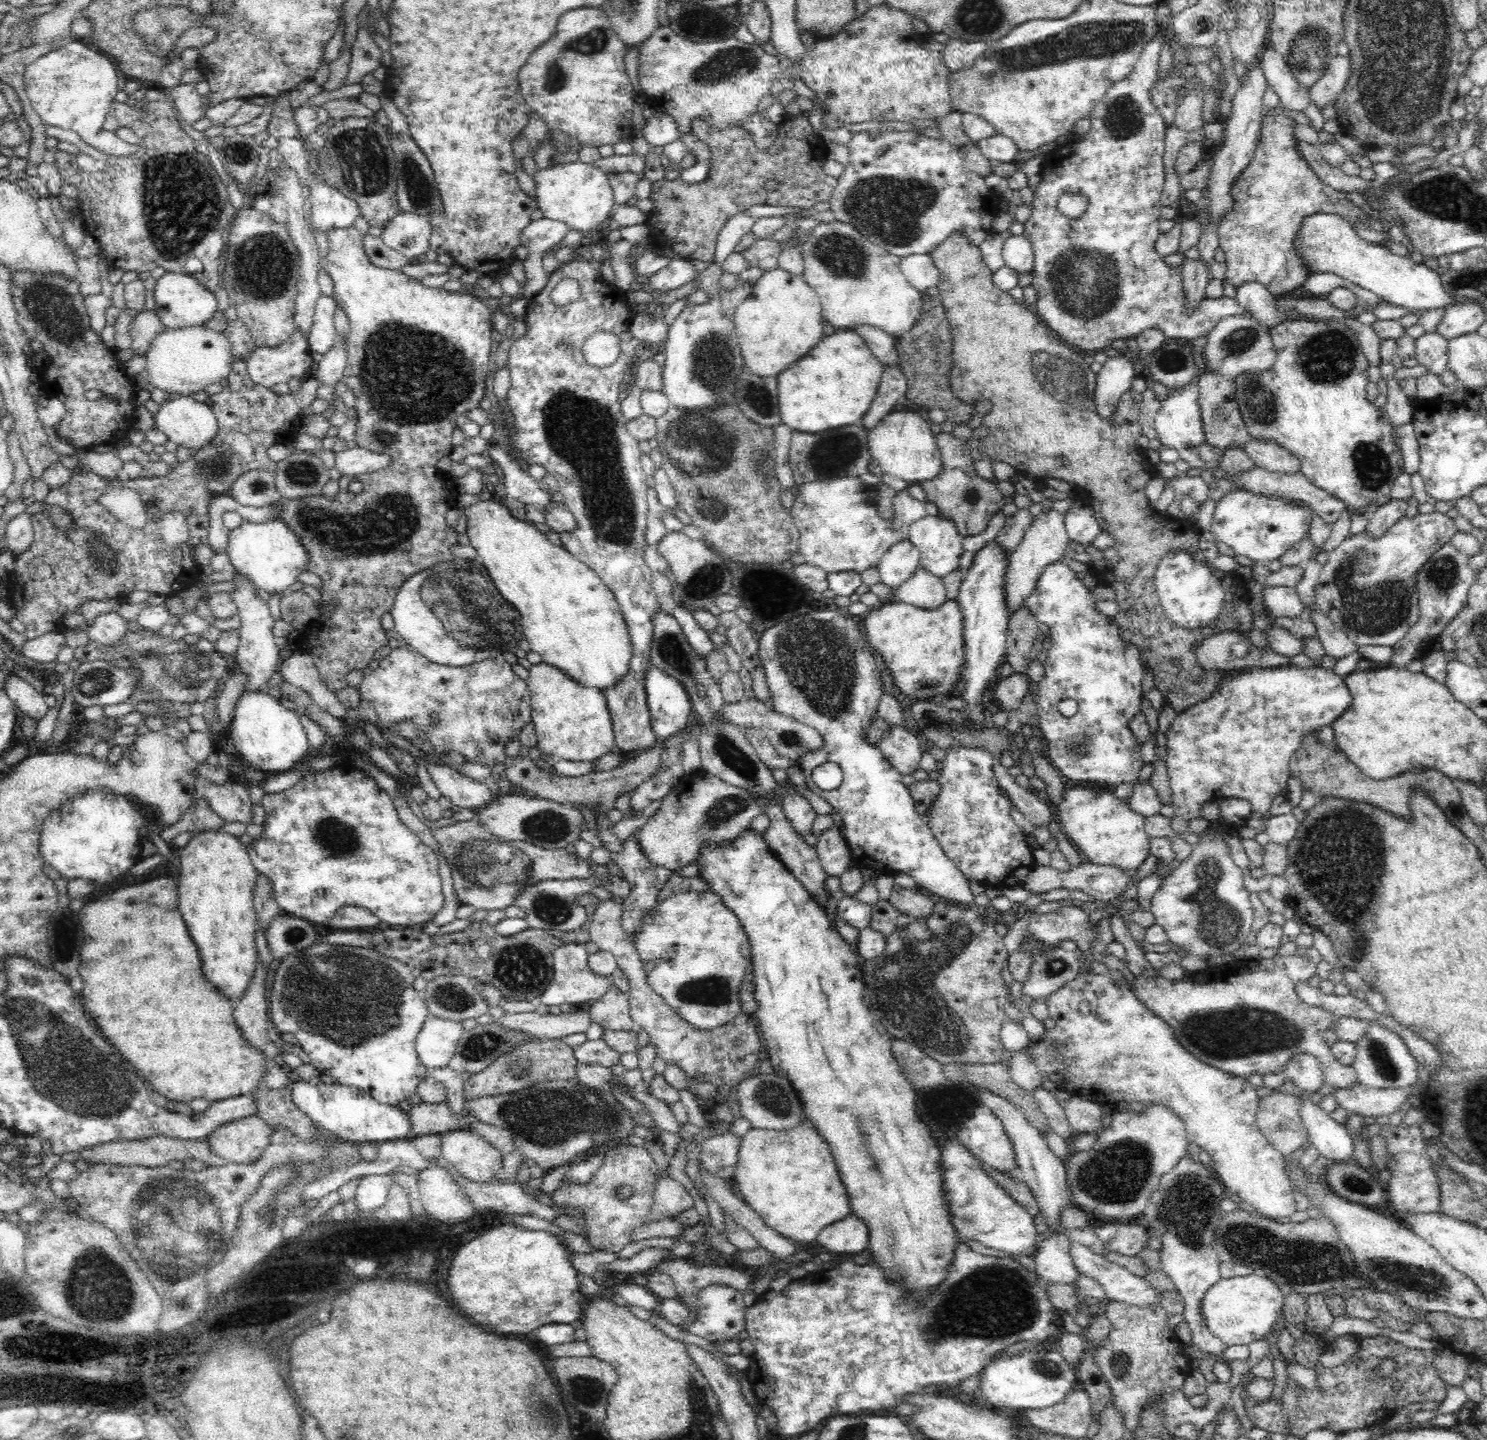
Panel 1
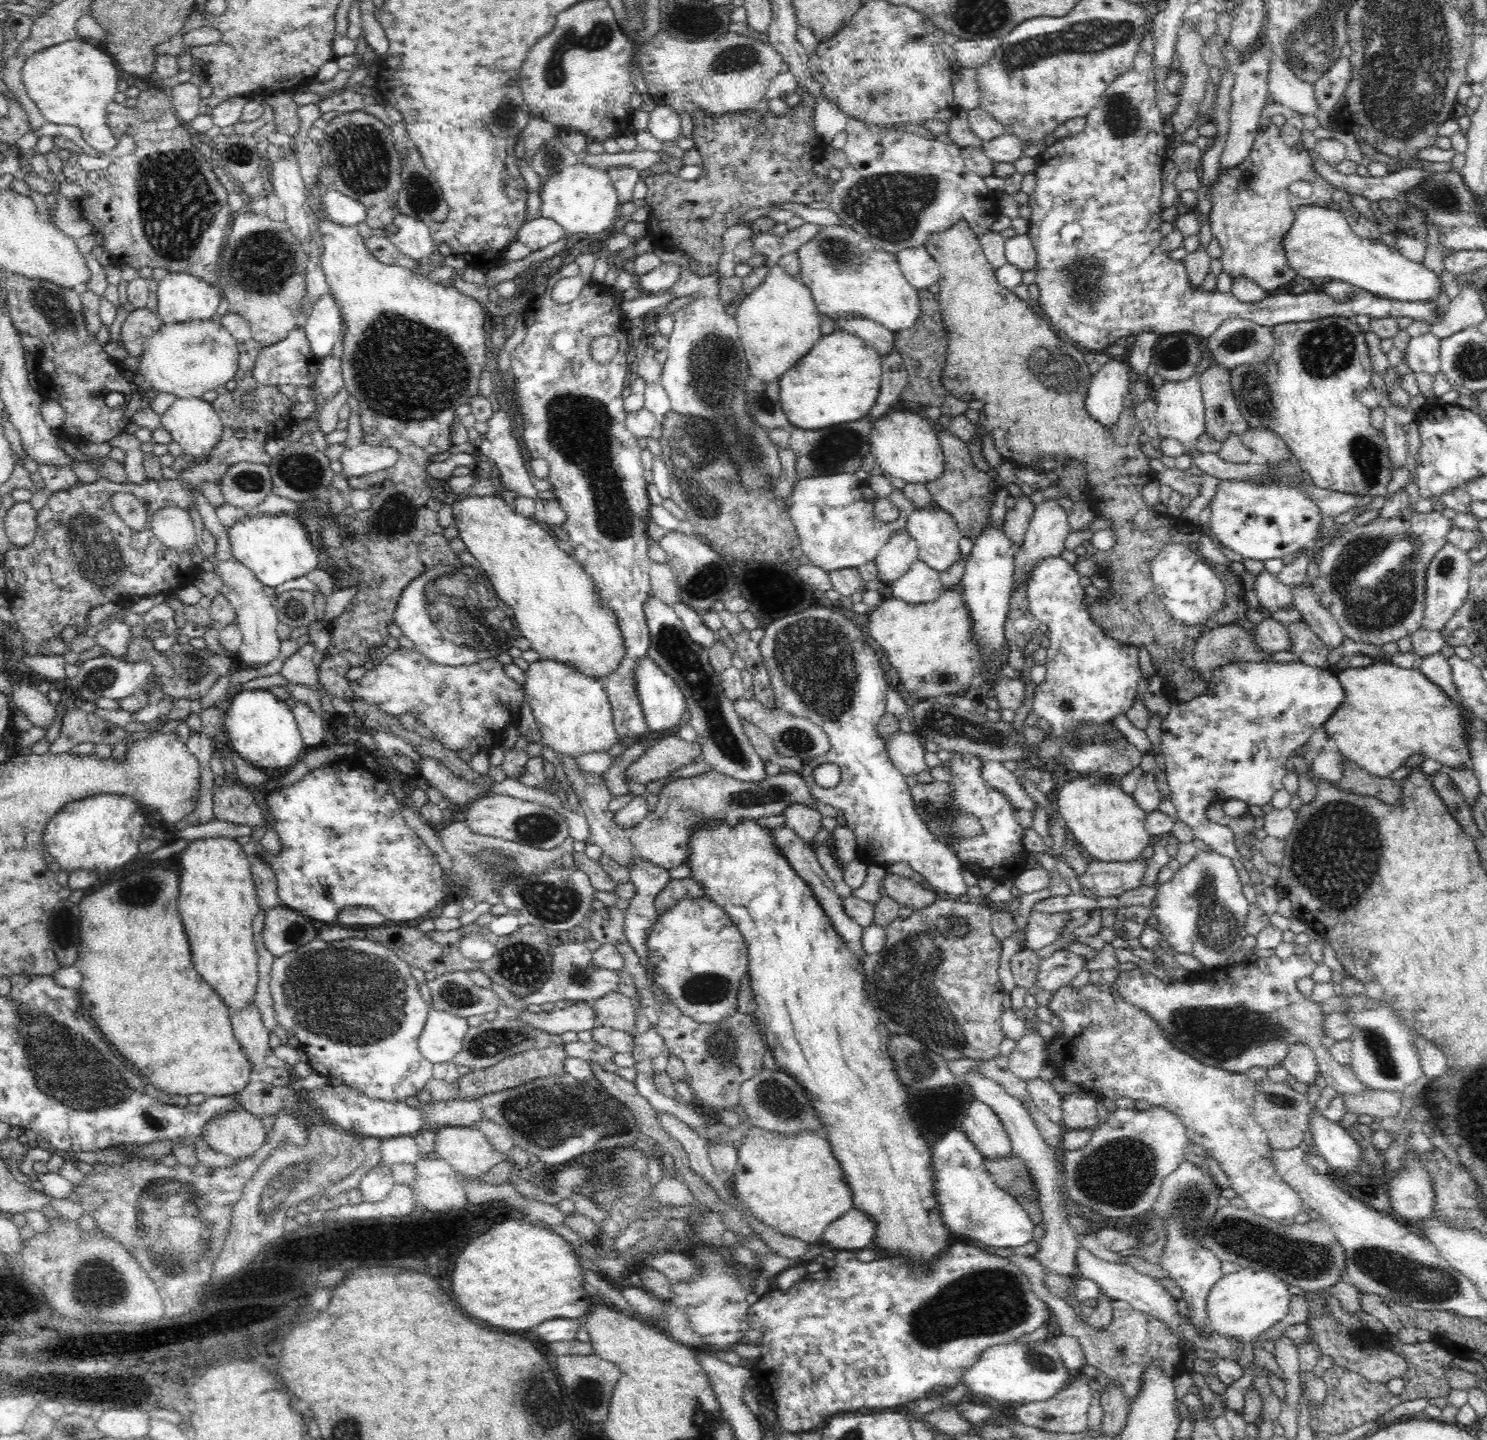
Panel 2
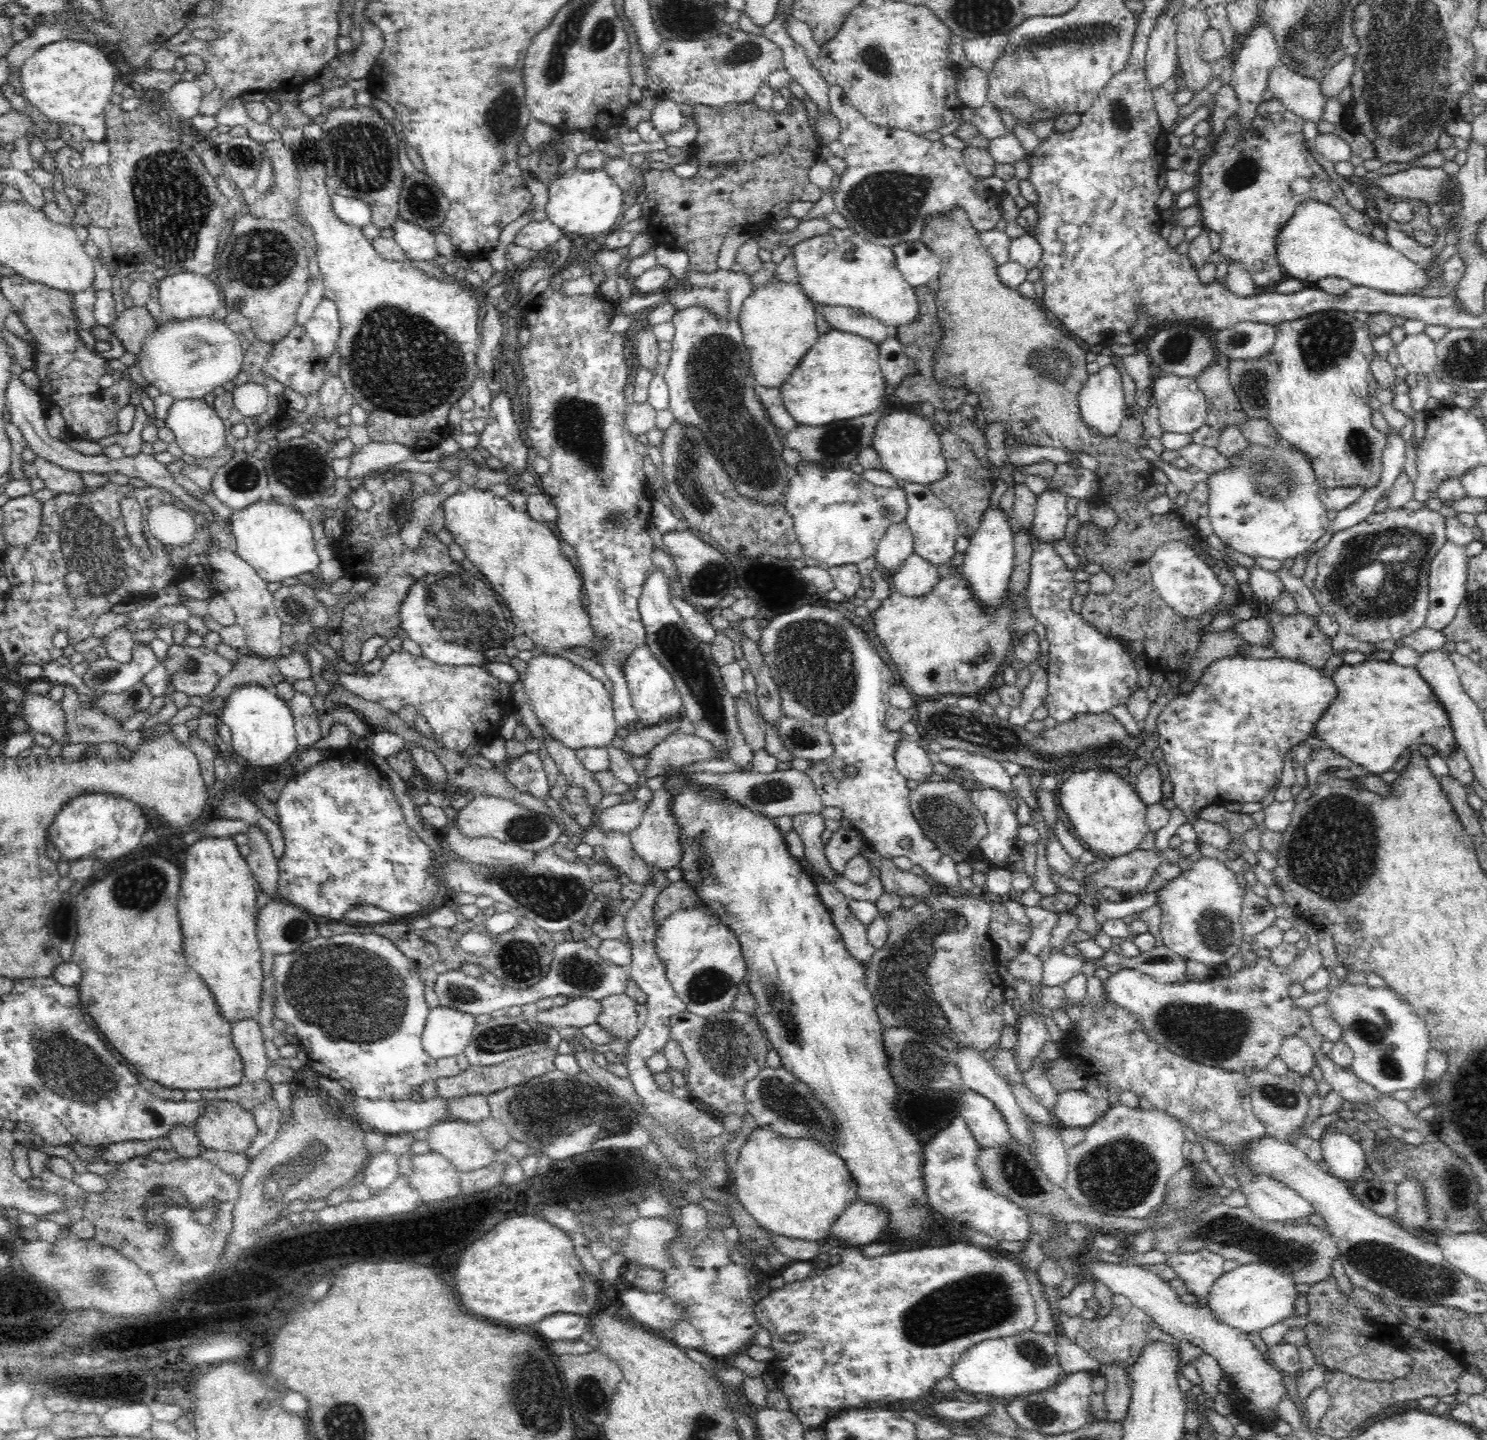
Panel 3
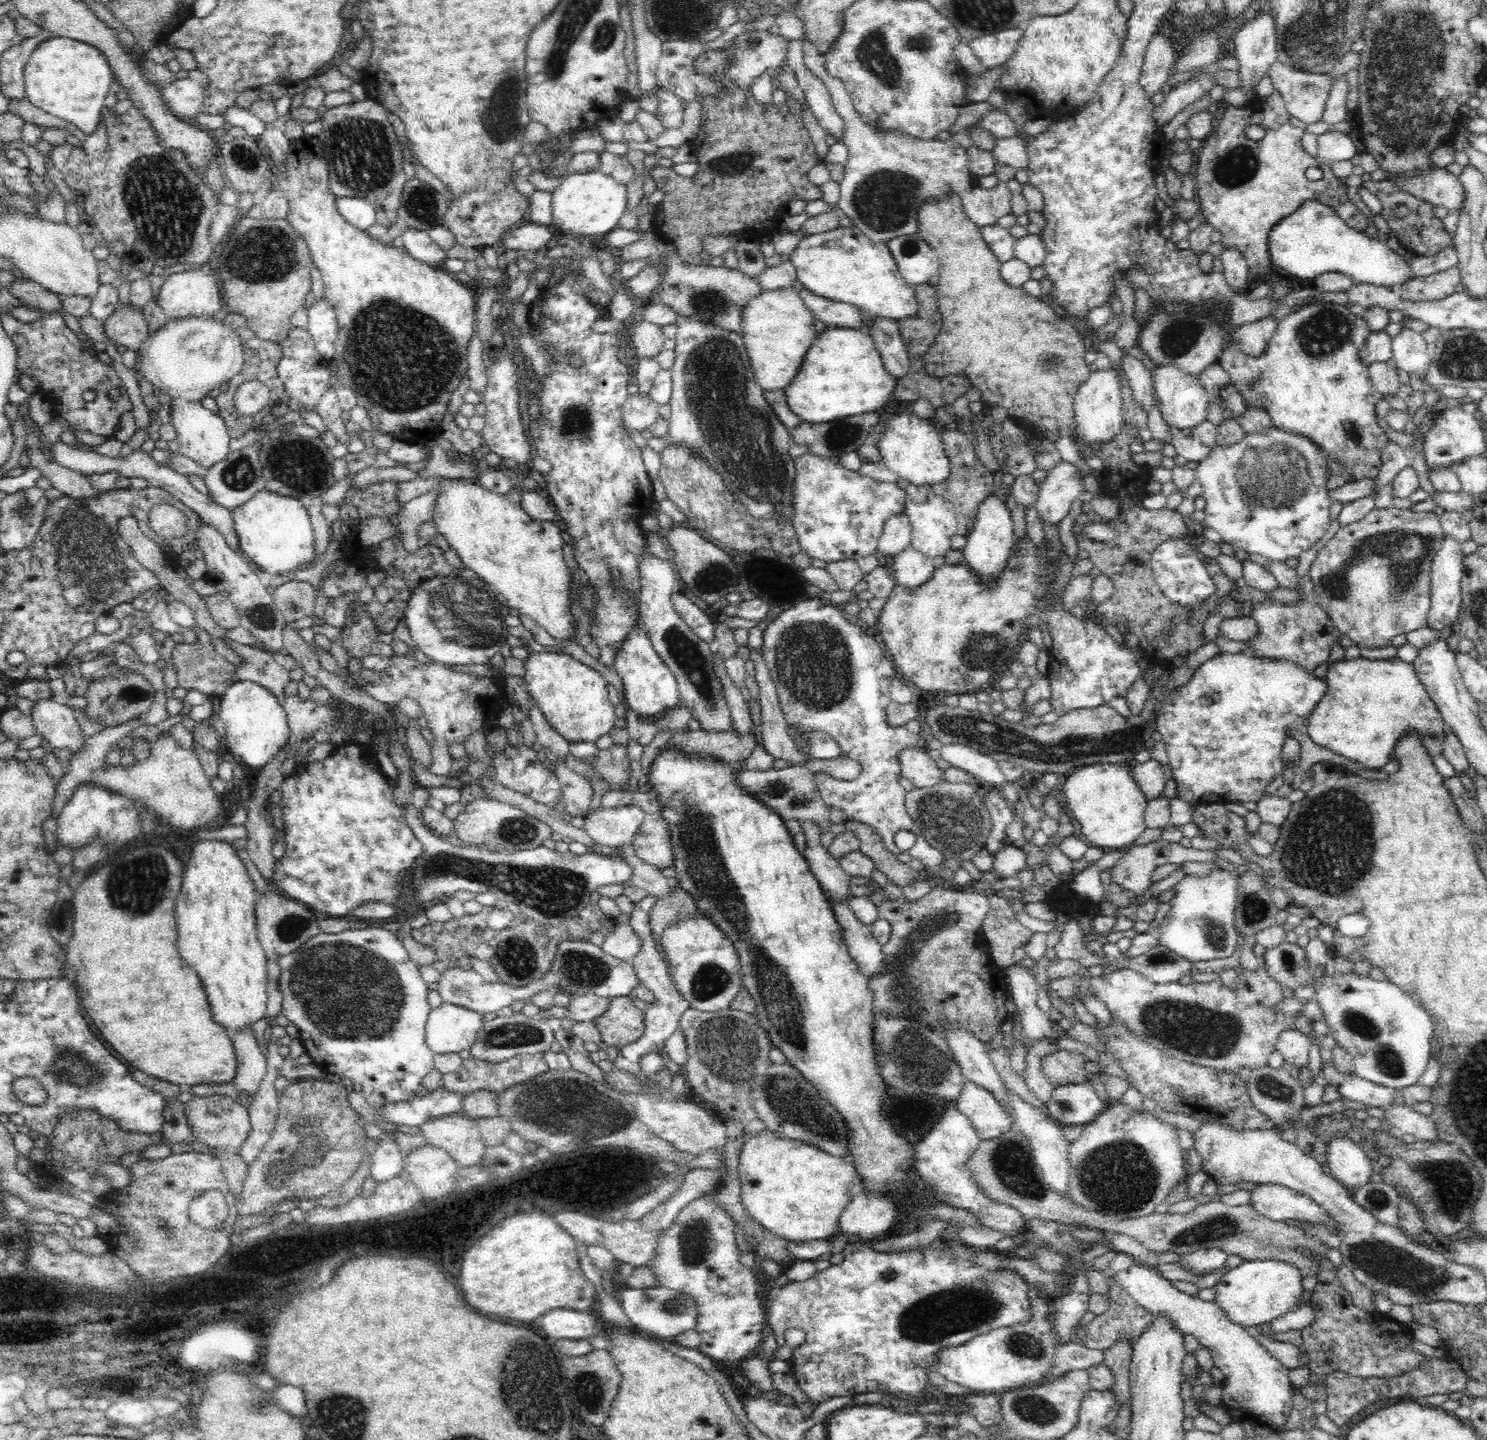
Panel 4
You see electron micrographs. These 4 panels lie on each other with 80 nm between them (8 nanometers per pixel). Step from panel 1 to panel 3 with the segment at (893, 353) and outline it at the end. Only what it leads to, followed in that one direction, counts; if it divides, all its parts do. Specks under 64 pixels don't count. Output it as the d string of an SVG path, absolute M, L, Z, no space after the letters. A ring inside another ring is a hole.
M820 303L813 305L815 310L822 313L824 320L832 326L832 329L860 335L872 340L878 346L890 333L888 330L891 328L870 315L864 315L856 308L820 305Z

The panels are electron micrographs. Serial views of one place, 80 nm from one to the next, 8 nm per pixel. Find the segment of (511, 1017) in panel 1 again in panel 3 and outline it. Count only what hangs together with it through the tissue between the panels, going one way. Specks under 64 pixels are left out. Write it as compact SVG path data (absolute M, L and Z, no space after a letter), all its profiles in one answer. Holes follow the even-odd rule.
M592 998L569 999L565 1006L553 1006L550 1010L539 1011L536 1021L560 1031L567 1026L575 1026L577 1030L583 1026L594 1024L603 1007L600 1001Z

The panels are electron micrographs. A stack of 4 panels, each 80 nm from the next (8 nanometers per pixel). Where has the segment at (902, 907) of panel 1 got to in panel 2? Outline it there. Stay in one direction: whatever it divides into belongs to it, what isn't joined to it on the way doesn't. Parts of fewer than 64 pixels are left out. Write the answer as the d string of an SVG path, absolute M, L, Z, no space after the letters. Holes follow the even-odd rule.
M885 871L882 877L881 886L892 899L896 899L900 906L912 906L913 910L926 908L934 902L933 889L924 888L910 877L899 876Z

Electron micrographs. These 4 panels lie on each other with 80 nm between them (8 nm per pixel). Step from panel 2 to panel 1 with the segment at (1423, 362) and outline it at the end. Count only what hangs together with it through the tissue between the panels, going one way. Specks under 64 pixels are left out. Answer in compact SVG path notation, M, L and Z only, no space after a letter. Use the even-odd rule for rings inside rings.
M1437 331L1425 332L1422 336L1415 338L1415 356L1410 362L1412 371L1424 370L1437 375L1444 372L1447 369L1448 341L1448 338L1444 338Z

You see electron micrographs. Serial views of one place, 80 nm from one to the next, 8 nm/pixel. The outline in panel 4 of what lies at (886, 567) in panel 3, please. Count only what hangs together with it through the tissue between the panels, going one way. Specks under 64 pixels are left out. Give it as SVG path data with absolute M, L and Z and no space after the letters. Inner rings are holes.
M900 512L898 516L890 516L888 520L886 520L886 524L884 524L883 534L877 544L877 549L881 551L881 553L885 553L886 555L892 556L892 559L888 560L889 562L893 560L893 558L905 547L911 544L912 536L911 536L911 525L908 519L908 516L905 512Z

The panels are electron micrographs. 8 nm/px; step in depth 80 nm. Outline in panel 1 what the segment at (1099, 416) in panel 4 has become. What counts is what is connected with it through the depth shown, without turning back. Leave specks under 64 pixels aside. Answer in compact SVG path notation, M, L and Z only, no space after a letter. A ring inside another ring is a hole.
M1131 354L1108 357L1097 373L1093 401L1102 418L1108 420L1114 414L1122 394L1130 389L1137 373L1134 361Z

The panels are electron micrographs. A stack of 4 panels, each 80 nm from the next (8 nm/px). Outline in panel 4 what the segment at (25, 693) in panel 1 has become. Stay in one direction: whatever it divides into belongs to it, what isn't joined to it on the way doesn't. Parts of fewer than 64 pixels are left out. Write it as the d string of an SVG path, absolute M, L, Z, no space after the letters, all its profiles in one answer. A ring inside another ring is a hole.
M36 700L30 717L34 721L36 735L47 740L53 748L66 748L78 754L86 746L88 739L76 719L75 710L64 700Z

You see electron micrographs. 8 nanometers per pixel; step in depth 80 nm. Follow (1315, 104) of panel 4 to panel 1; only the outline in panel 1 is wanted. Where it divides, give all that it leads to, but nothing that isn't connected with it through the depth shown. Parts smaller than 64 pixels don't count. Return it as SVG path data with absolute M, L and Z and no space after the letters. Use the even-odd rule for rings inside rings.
M1269 43L1261 55L1260 65L1267 78L1267 86L1271 86L1280 97L1280 107L1306 113L1312 103L1311 94L1296 79L1282 55L1270 48Z

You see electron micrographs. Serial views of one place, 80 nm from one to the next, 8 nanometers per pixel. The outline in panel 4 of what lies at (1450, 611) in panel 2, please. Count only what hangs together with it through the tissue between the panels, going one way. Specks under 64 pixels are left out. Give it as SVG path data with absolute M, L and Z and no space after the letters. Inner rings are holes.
M1447 537L1431 562L1431 606L1427 626L1436 631L1451 628L1460 614L1464 557L1460 543Z

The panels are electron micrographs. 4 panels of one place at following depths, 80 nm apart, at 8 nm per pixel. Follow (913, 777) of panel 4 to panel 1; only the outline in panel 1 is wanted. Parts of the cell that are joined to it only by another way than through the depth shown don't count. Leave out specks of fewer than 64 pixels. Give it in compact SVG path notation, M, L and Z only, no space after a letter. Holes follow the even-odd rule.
M891 725L876 744L886 760L902 775L920 768L922 748L914 734L902 726Z

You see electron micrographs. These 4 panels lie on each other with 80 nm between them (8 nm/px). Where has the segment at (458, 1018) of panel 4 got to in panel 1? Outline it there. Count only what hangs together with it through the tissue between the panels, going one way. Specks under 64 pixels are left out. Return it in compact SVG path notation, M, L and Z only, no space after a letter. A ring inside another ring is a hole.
M429 1014L415 1040L423 1066L429 1071L446 1068L464 1031L462 1023Z

